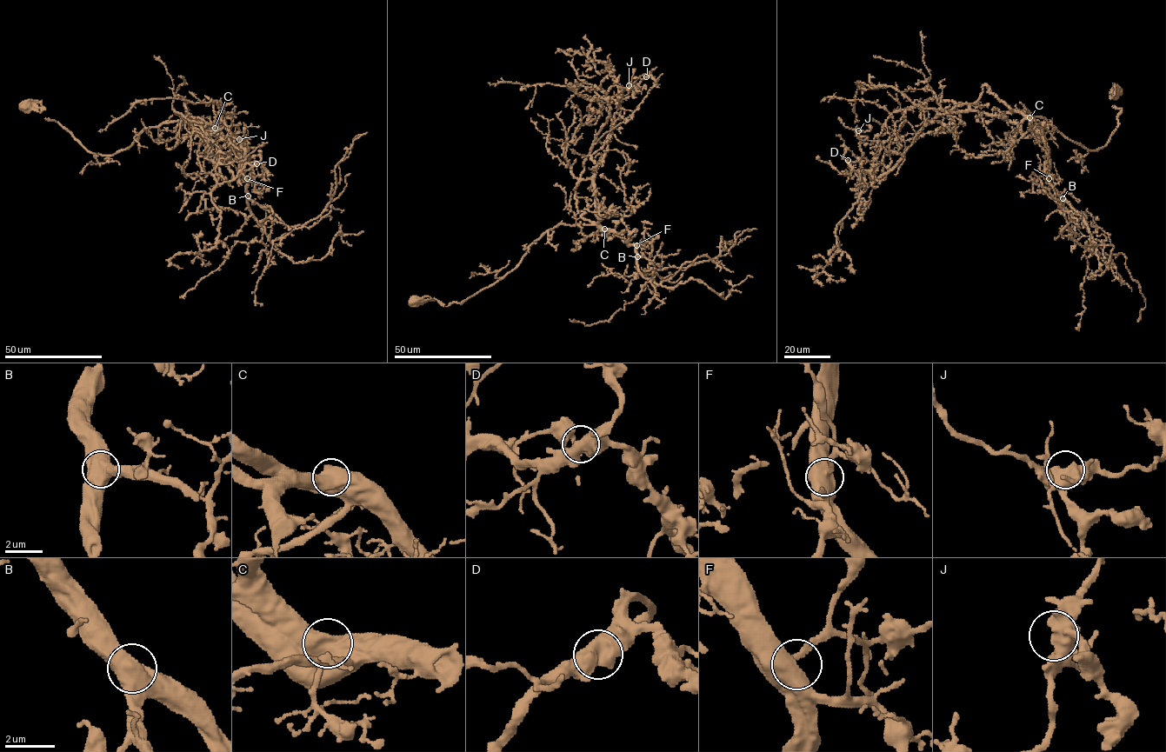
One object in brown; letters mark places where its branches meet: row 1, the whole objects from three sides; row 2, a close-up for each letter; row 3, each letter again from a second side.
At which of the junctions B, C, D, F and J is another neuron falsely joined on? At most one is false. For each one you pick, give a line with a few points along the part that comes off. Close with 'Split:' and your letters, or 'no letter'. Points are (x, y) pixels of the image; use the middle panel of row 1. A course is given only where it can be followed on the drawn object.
Split: no letter

